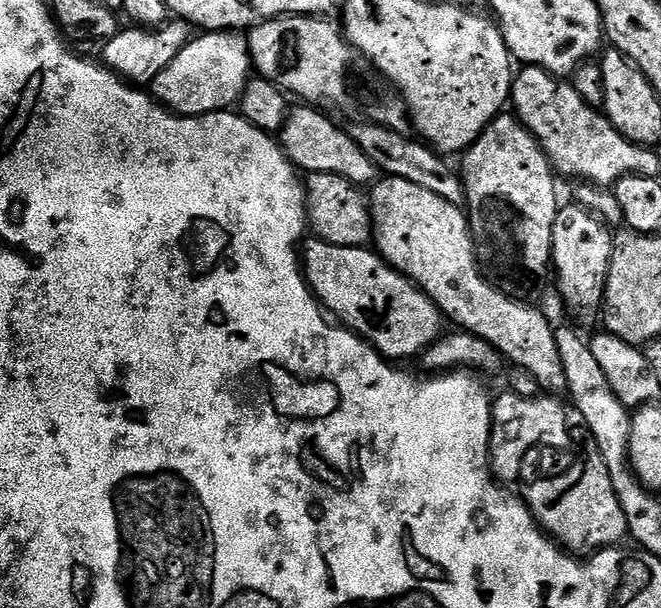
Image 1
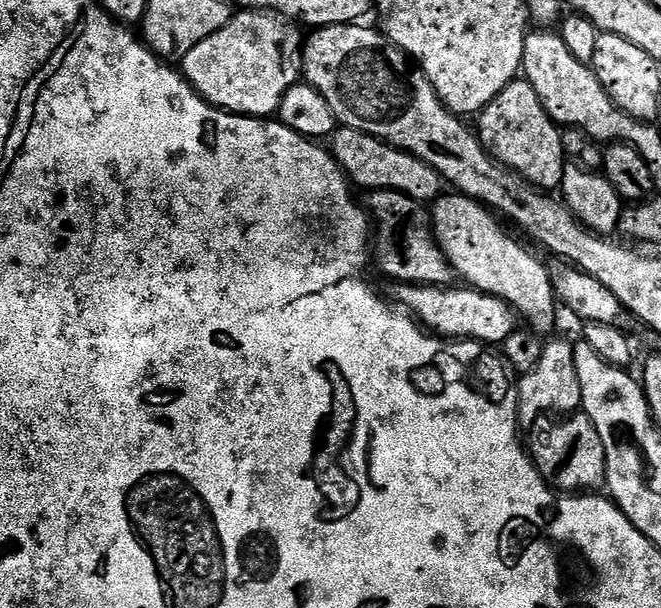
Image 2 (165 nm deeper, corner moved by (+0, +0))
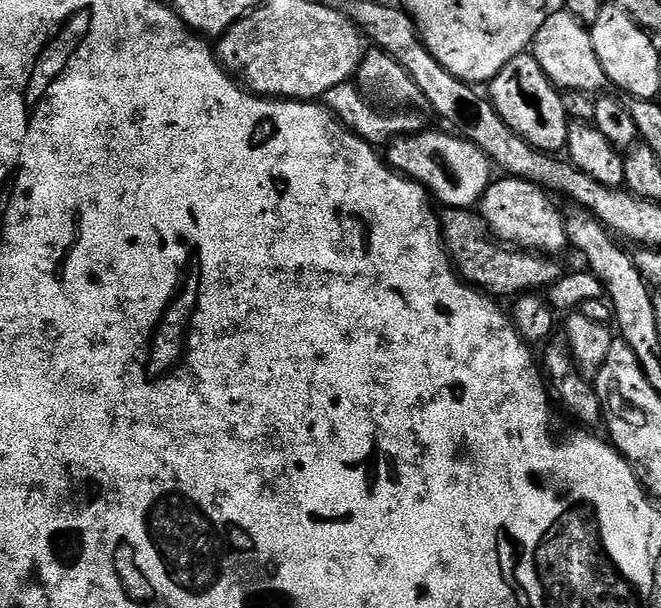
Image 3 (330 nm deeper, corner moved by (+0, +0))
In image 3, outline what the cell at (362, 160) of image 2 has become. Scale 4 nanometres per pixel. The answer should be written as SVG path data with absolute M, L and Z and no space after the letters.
M425 130L412 136L396 137L386 148L388 164L400 175L418 181L437 205L444 208L475 209L492 185L494 165L481 148L459 134L443 131Z

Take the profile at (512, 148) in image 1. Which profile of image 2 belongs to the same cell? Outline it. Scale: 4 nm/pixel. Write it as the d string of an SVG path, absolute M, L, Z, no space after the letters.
M517 78L509 82L502 94L498 94L498 98L479 113L479 120L480 143L497 164L523 176L529 184L541 190L559 189L563 185L566 157L562 150L561 129L552 121L550 114L546 114L542 98L538 98L528 80Z

